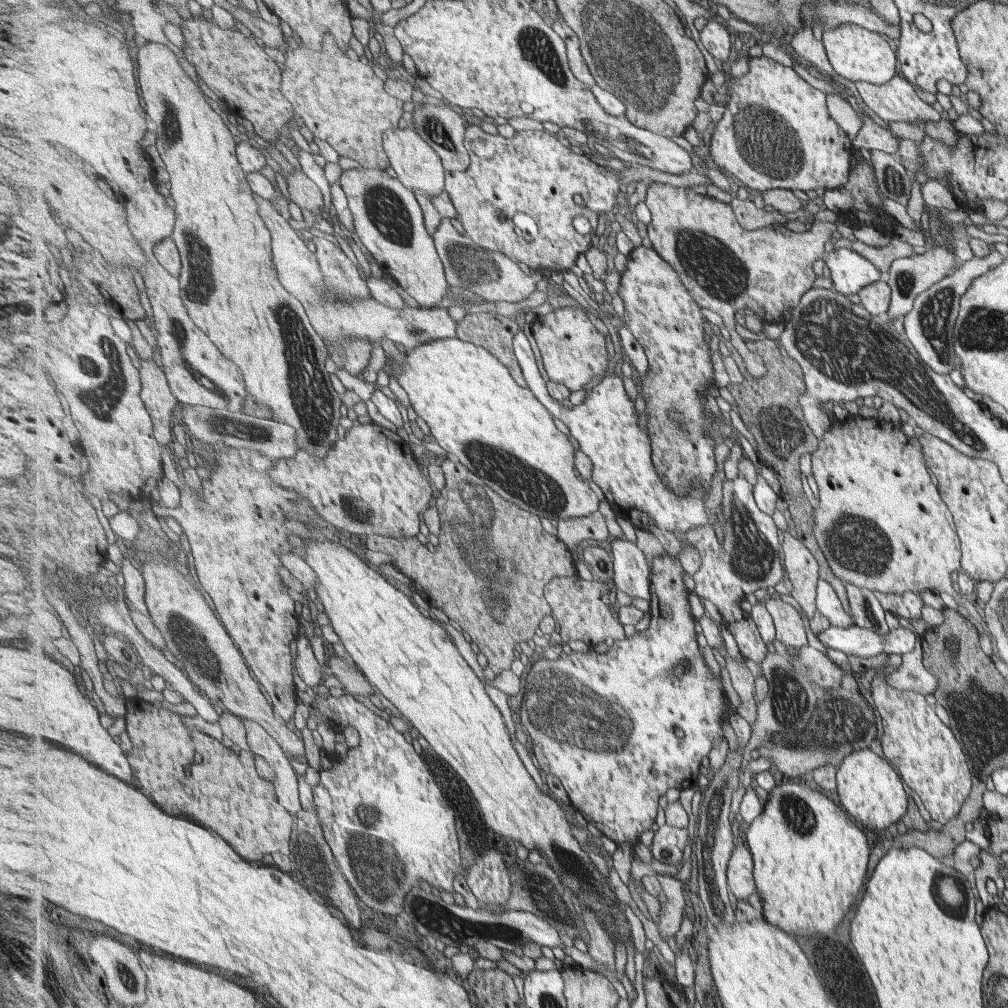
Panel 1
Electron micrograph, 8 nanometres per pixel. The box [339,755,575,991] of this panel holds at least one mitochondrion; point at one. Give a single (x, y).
(377, 867)

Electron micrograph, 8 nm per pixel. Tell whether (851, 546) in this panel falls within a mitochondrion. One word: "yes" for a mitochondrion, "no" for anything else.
yes

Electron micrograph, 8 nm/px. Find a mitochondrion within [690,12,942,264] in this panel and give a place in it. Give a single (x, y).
(768, 141)

